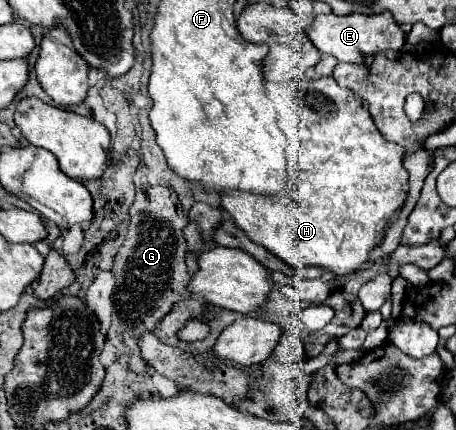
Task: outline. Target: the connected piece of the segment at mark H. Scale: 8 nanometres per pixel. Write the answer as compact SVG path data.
M332 76L296 82L296 108L294 118L288 118L290 124L296 124L300 140L296 180L290 180L286 192L280 192L278 196L254 196L254 192L242 190L222 192L220 204L252 242L264 246L280 260L294 268L322 266L328 268L336 280L344 280L344 276L356 272L368 260L368 252L380 242L388 218L406 200L408 174L402 166L404 148L386 140L378 128L374 128L366 104L362 104L350 88L338 86Z

